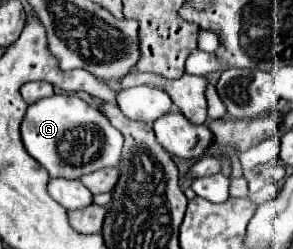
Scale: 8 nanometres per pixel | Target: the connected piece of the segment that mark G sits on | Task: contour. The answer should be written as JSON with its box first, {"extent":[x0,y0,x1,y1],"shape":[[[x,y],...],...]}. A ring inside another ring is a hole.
{"extent":[22,94,124,180],"shape":[[[54,94],[28,106],[28,112],[22,122],[22,140],[28,154],[48,170],[50,178],[70,178],[70,180],[78,180],[80,176],[90,174],[94,170],[120,166],[124,144],[124,136],[110,124],[110,120],[96,106],[88,104],[76,94]]]}

